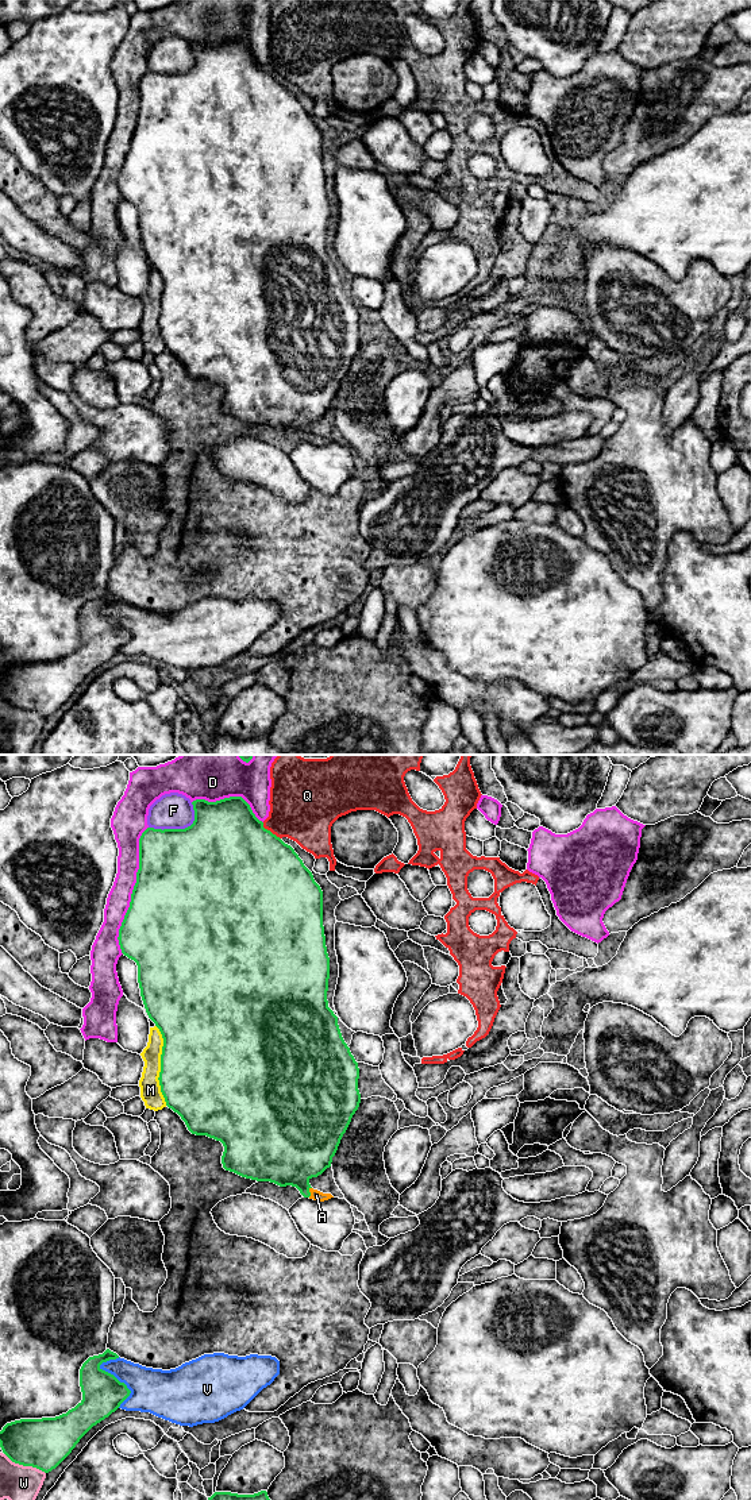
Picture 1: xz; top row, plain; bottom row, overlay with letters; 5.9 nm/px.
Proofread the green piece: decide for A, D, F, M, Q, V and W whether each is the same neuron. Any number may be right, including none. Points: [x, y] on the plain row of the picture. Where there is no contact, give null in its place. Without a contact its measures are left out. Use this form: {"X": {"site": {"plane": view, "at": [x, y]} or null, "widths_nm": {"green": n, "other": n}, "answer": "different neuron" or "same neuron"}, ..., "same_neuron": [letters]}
{"A": {"site": {"plane": "xz", "at": [309, 436]}, "widths_nm": {"green": 360, "other": 60}, "answer": "same neuron"}, "D": {"site": {"plane": "xz", "at": [133, 134]}, "widths_nm": {"green": 500, "other": 140}, "answer": "different neuron"}, "F": {"site": {"plane": "xz", "at": [180, 73]}, "widths_nm": {"green": 500, "other": 220}, "answer": "different neuron"}, "M": {"site": {"plane": "xz", "at": [161, 309]}, "widths_nm": {"green": 500, "other": 130}, "answer": "different neuron"}, "Q": {"site": {"plane": "xz", "at": [269, 74]}, "widths_nm": {"green": 500, "other": 400}, "answer": "different neuron"}, "V": {"site": {"plane": "xz", "at": [114, 620]}, "widths_nm": {"green": 240, "other": 260}, "answer": "different neuron"}, "W": {"site": {"plane": "xz", "at": [24, 709]}, "widths_nm": {"green": 300, "other": 220}, "answer": "different neuron"}, "same_neuron": ["A"]}

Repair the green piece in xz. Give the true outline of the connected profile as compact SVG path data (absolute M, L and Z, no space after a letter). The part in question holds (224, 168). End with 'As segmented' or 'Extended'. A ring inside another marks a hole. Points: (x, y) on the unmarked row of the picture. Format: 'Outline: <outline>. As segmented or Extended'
Outline: M242 41L216 46L196 43L192 49L195 65L190 70L163 74L147 72L142 77L136 127L118 181L122 197L138 209L138 227L146 257L163 282L158 321L161 336L166 350L181 360L192 378L207 379L223 387L222 408L226 414L280 431L296 431L304 441L317 446L328 444L334 440L313 433L309 424L331 410L340 383L359 351L361 338L358 306L344 286L338 261L327 244L330 201L323 170L323 135L294 93L265 73Z. Extended

